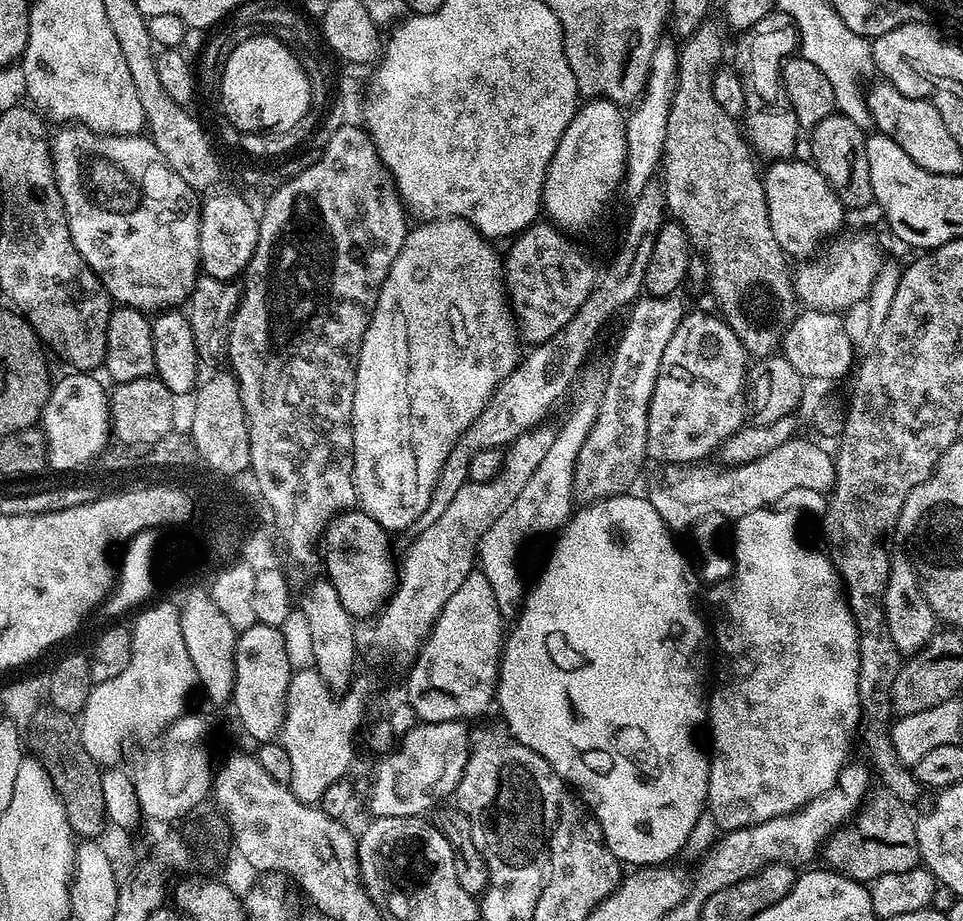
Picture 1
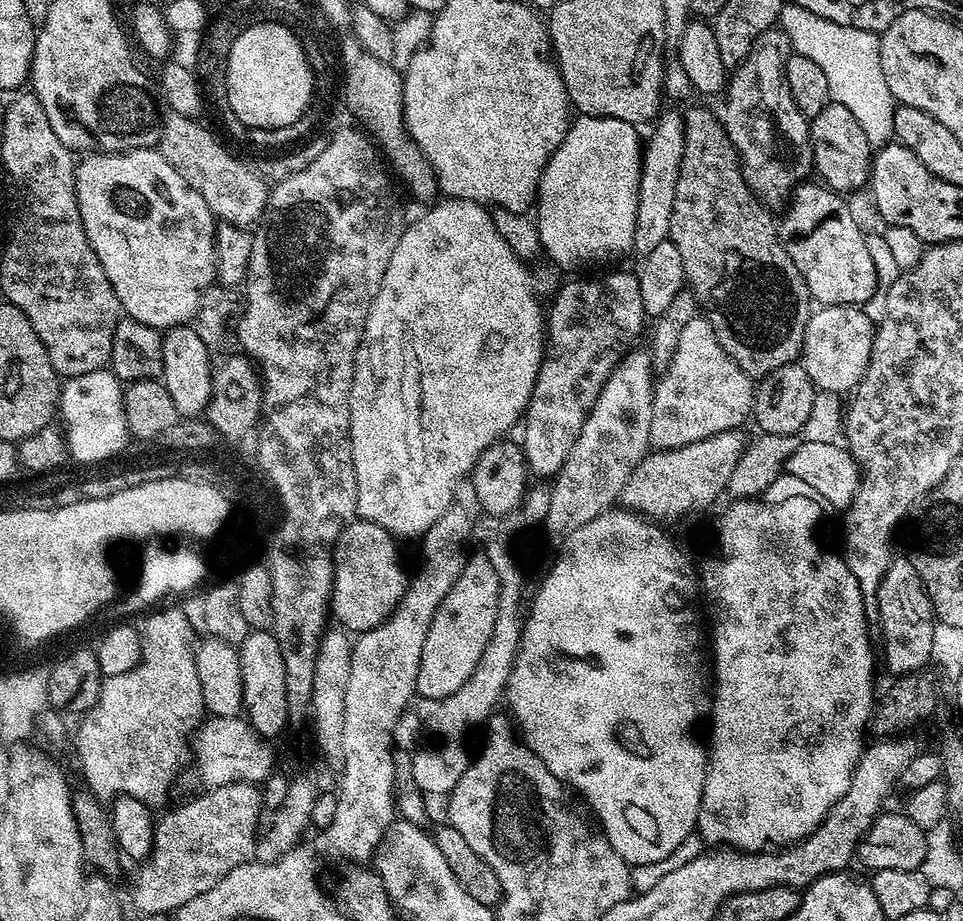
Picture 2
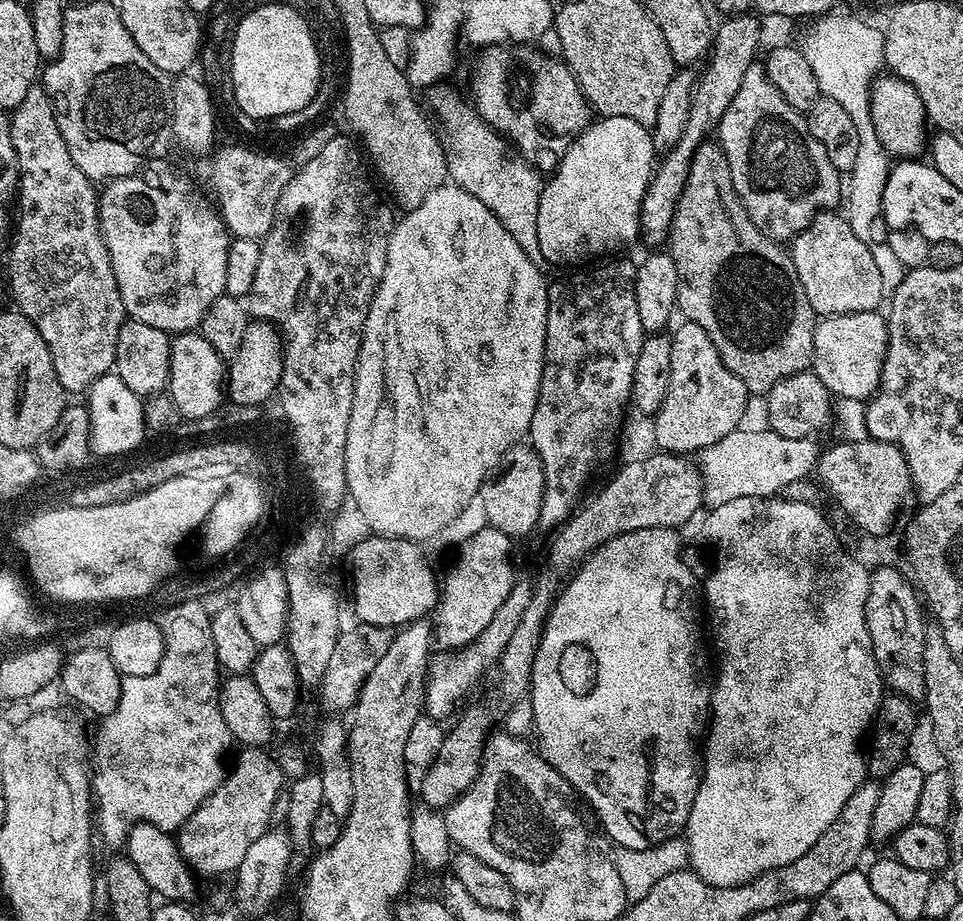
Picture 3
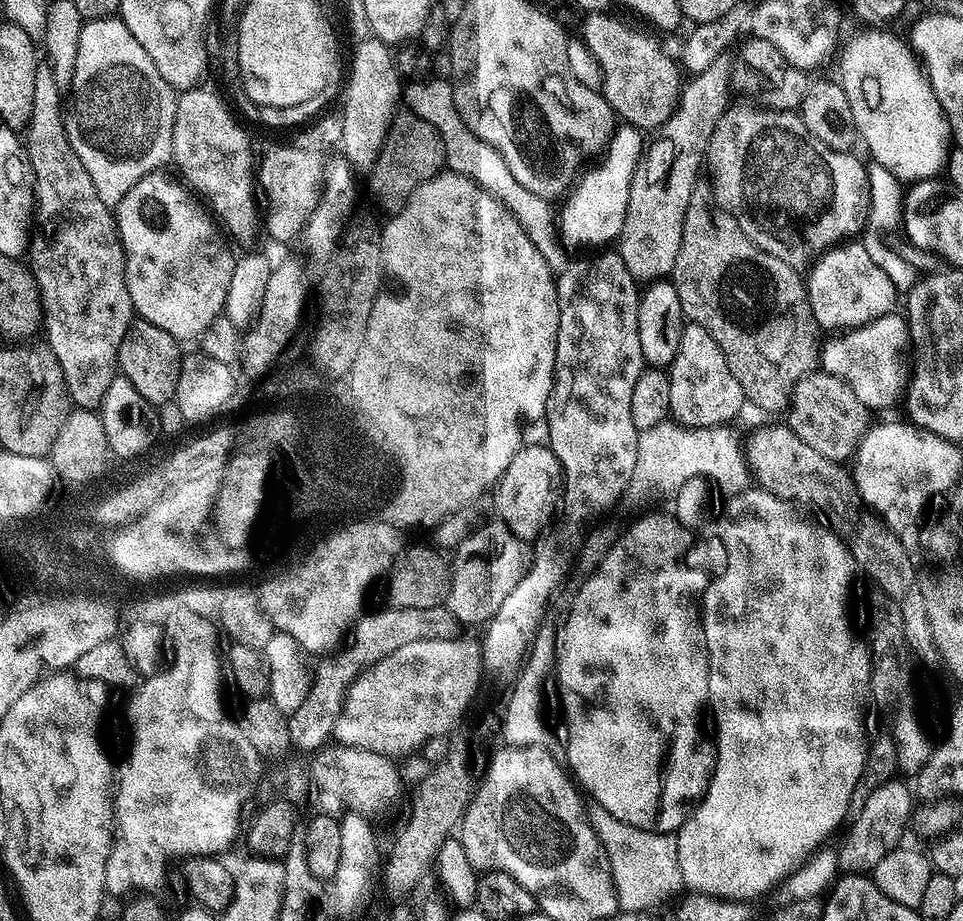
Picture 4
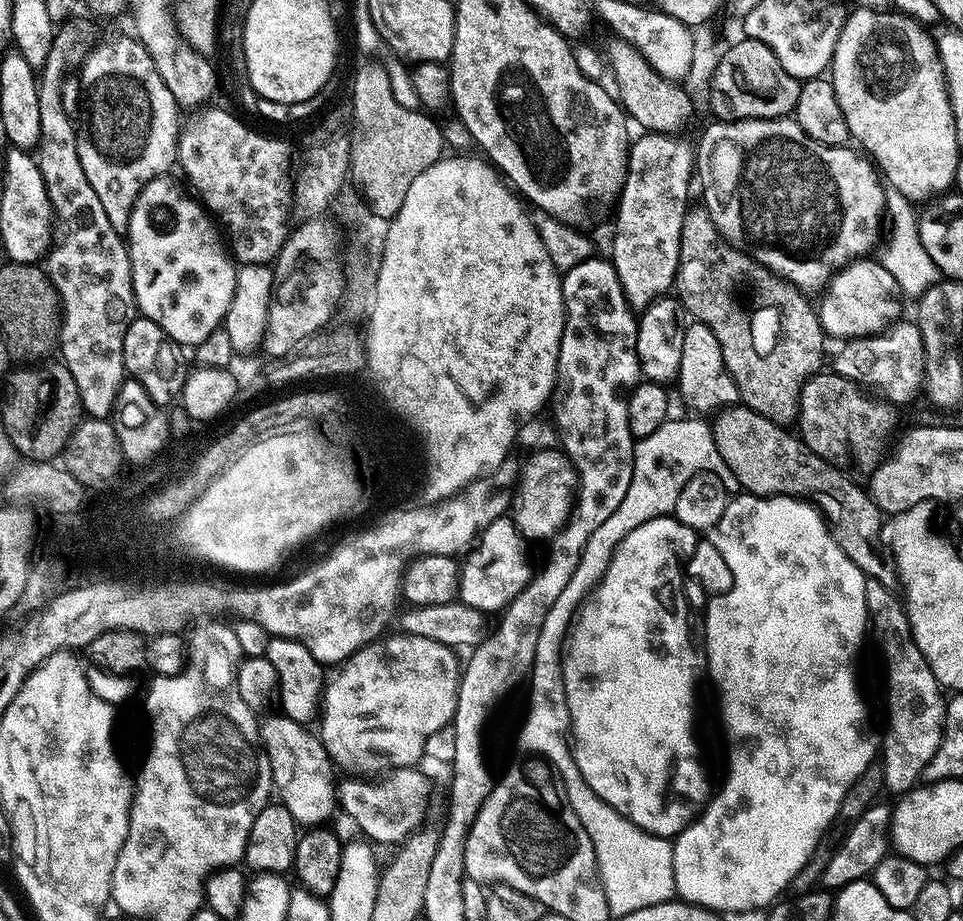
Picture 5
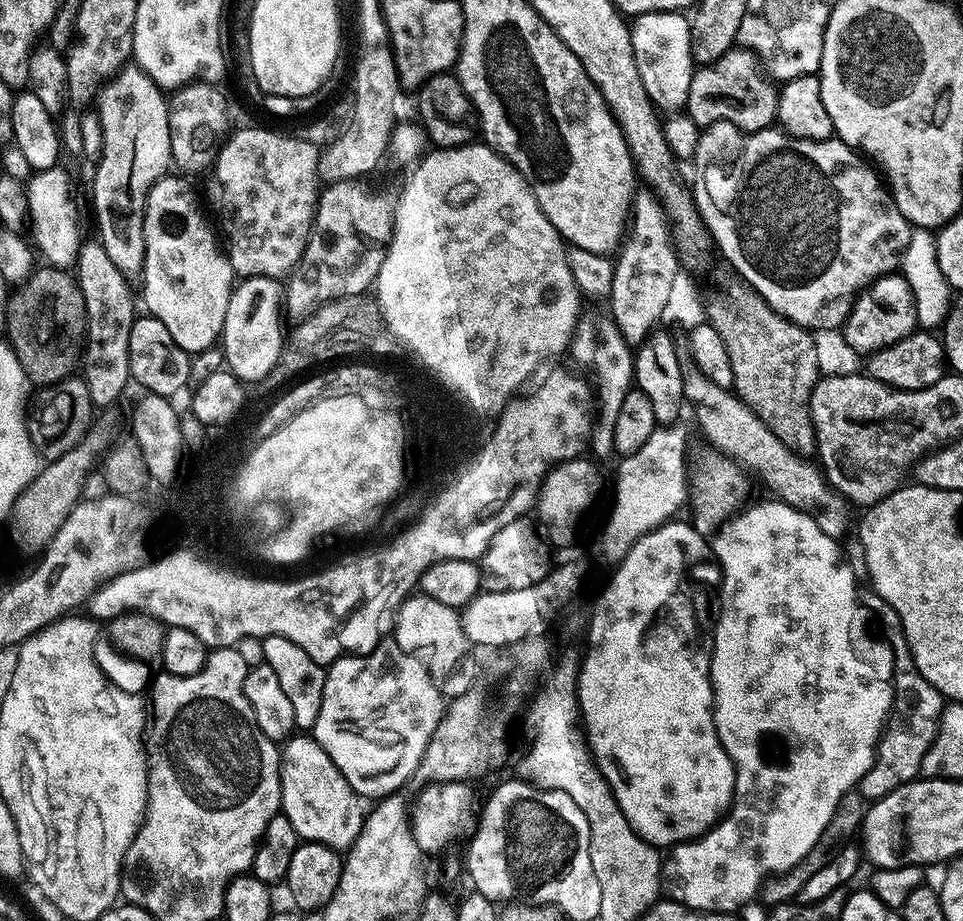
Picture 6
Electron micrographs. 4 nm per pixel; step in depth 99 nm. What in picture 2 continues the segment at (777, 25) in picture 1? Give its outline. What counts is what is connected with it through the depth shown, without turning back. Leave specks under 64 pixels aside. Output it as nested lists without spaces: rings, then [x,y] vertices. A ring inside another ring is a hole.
[[[776,26],[767,28],[726,84],[728,101],[722,123],[740,159],[744,181],[765,206],[783,205],[796,185],[814,172],[812,140],[808,137],[810,120],[798,110],[784,77],[784,62],[789,55],[787,34]]]

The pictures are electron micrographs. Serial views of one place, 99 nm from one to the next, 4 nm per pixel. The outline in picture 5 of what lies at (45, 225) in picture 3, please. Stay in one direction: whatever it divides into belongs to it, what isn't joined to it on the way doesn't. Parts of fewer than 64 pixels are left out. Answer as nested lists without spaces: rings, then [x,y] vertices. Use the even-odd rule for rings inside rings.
[[[69,19],[55,29],[50,54],[44,67],[38,72],[38,111],[42,114],[42,134],[34,152],[34,159],[46,182],[46,194],[52,203],[54,217],[52,247],[42,261],[42,267],[48,273],[50,282],[57,288],[63,308],[58,356],[64,359],[61,360],[63,367],[70,370],[74,383],[78,385],[85,417],[106,420],[113,415],[117,407],[120,388],[126,379],[122,342],[126,338],[130,322],[138,315],[138,309],[127,243],[122,239],[122,233],[114,230],[114,226],[110,226],[110,221],[106,219],[106,210],[102,210],[102,202],[98,202],[98,194],[94,194],[94,186],[90,186],[89,180],[86,179],[86,174],[82,170],[82,158],[78,158],[77,133],[74,128],[72,132],[71,126],[68,125],[68,112],[64,109],[64,98],[60,94],[60,83],[63,82],[64,75],[67,72],[75,73],[98,43],[95,26],[88,20],[76,19]]]

